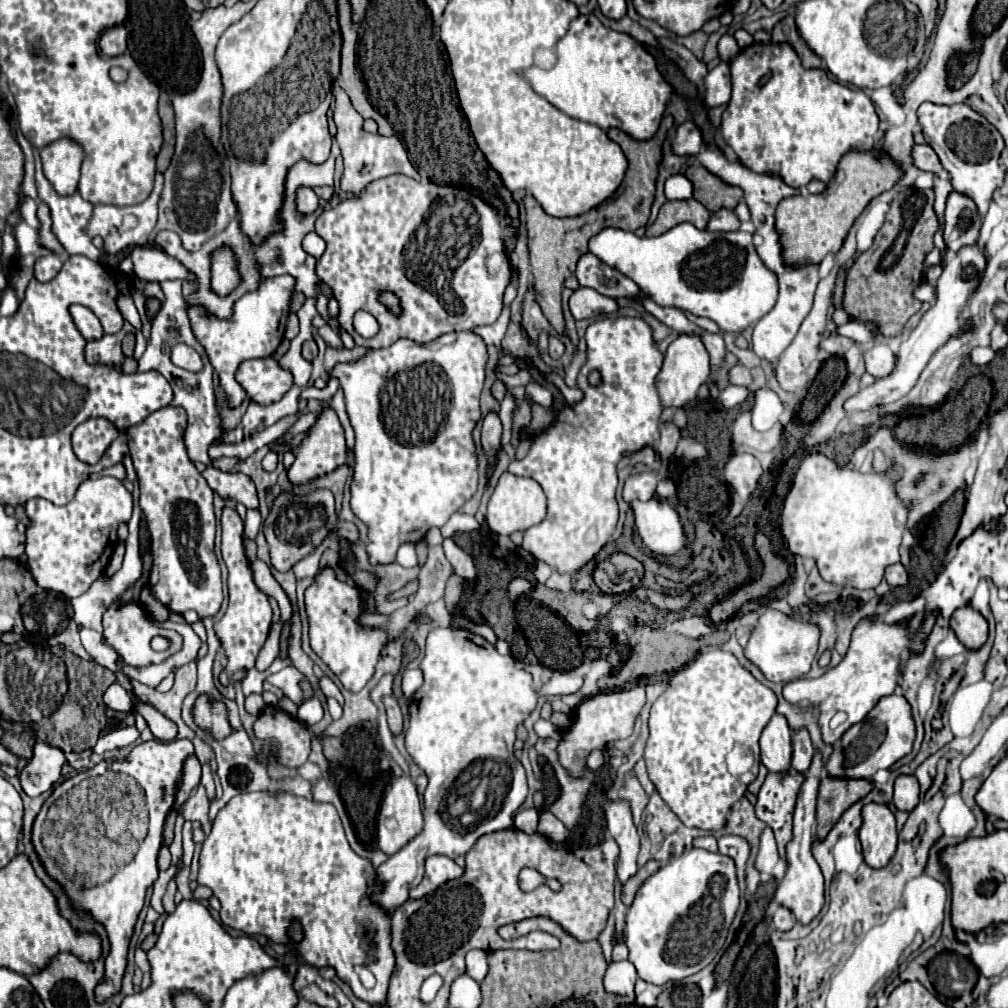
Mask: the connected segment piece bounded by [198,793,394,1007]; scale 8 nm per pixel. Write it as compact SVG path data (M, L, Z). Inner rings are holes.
M244 793L244 795L236 795L230 799L230 803L220 809L220 813L216 815L214 819L214 825L212 825L212 831L208 835L208 841L204 841L202 845L202 853L200 853L200 873L198 873L198 885L206 885L214 891L214 895L218 897L222 909L220 909L220 919L224 925L236 929L236 931L242 931L246 935L264 935L266 939L270 939L272 943L280 943L284 945L284 933L292 927L294 921L298 921L302 925L302 933L304 937L294 943L294 949L300 953L300 957L314 965L314 967L334 967L338 977L350 985L350 989L354 991L354 995L358 999L364 999L366 1003L370 1005L386 1005L386 997L388 997L388 981L390 981L390 975L392 975L392 969L394 969L394 955L392 955L392 947L390 947L390 919L384 911L380 911L380 907L376 907L372 901L370 901L370 893L376 889L376 871L372 867L372 863L368 863L368 859L360 859L350 847L348 847L348 841L344 837L344 829L342 829L342 823L340 823L340 817L336 813L336 809L328 803L316 803L316 801L310 801L310 799L304 799L304 797L294 797L294 795L280 795L280 797L272 797L268 793ZM358 965L364 965L366 969L370 969L376 977L376 985L372 989L366 989L362 983L360 983L360 977L356 973L356 967Z

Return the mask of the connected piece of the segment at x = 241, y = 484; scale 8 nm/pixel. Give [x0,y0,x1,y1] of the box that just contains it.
[202,465,258,509]

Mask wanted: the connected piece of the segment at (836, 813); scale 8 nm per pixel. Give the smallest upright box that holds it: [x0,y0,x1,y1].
[816,775,872,839]

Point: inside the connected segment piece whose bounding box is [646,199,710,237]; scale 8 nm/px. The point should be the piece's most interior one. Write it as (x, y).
(673, 212)

